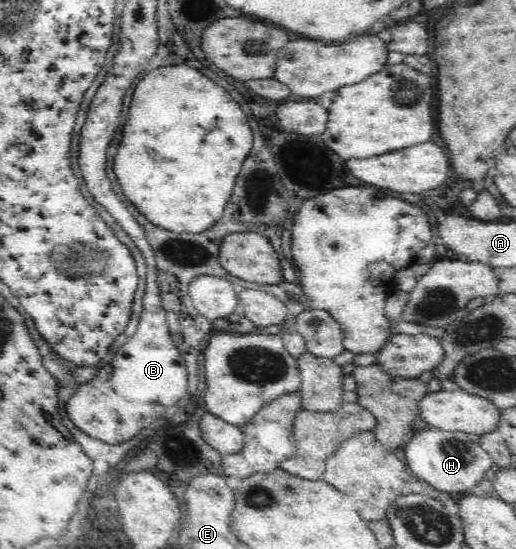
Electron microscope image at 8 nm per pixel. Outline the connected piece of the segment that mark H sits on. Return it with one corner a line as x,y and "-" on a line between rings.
427,427
412,433
405,444
404,451
411,476
452,495
469,494
470,489
479,485
479,481
493,465
493,459
477,438
464,432

